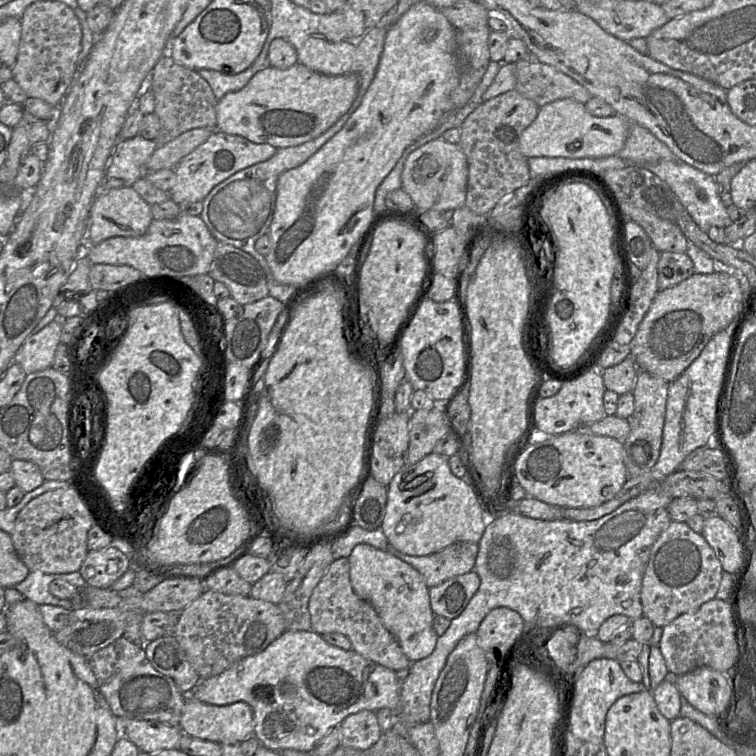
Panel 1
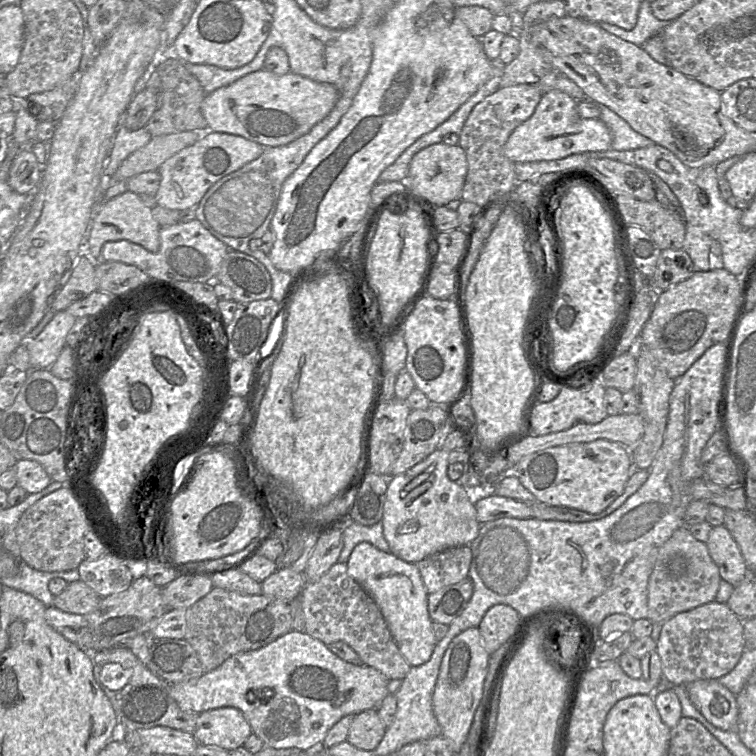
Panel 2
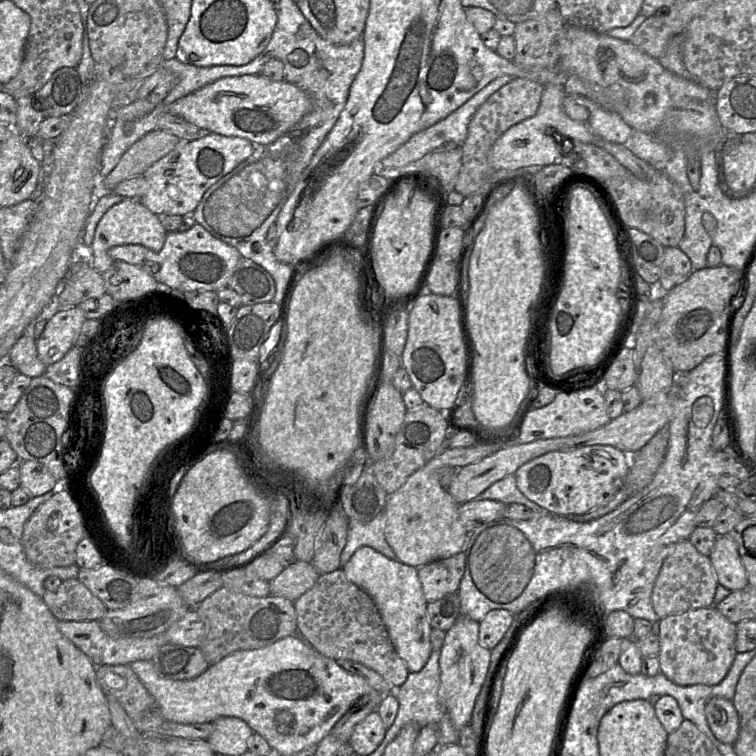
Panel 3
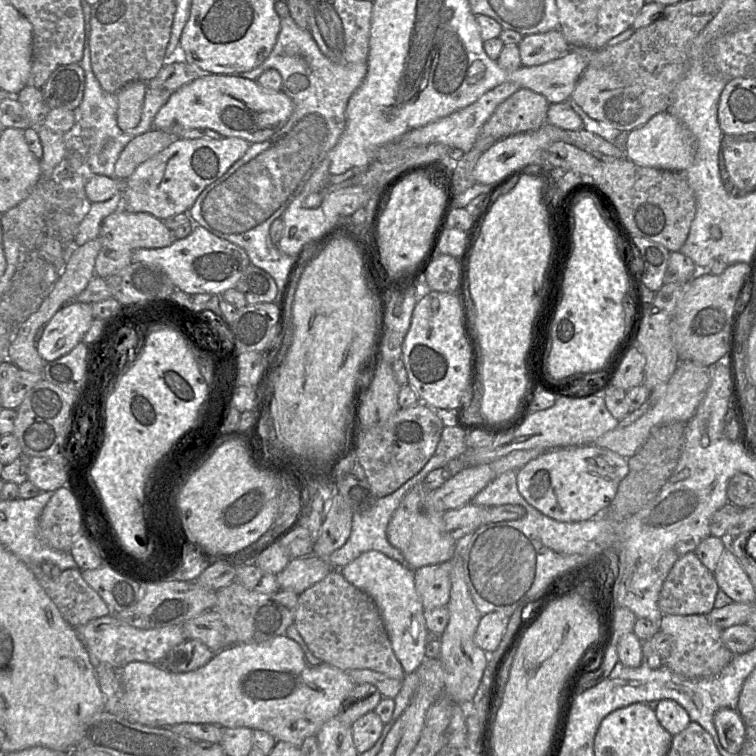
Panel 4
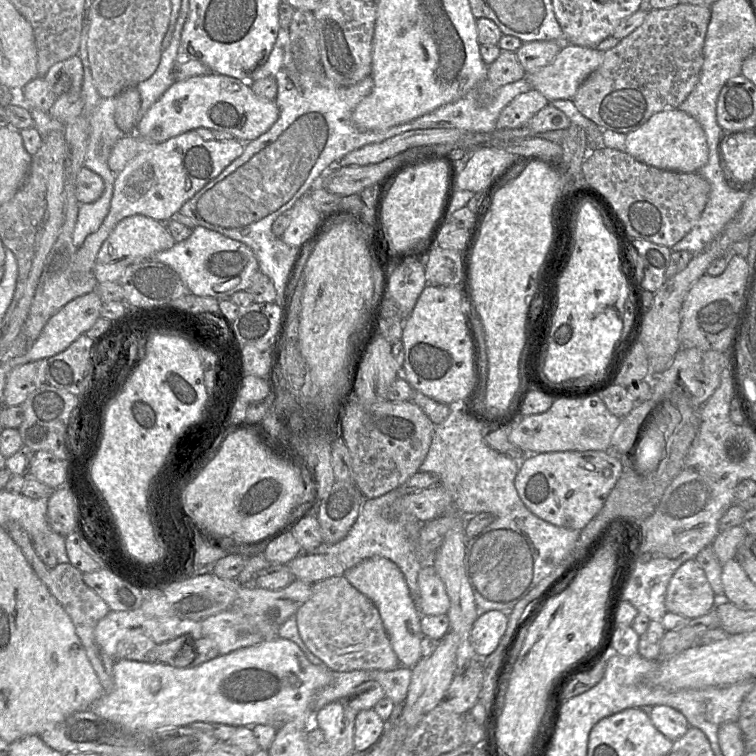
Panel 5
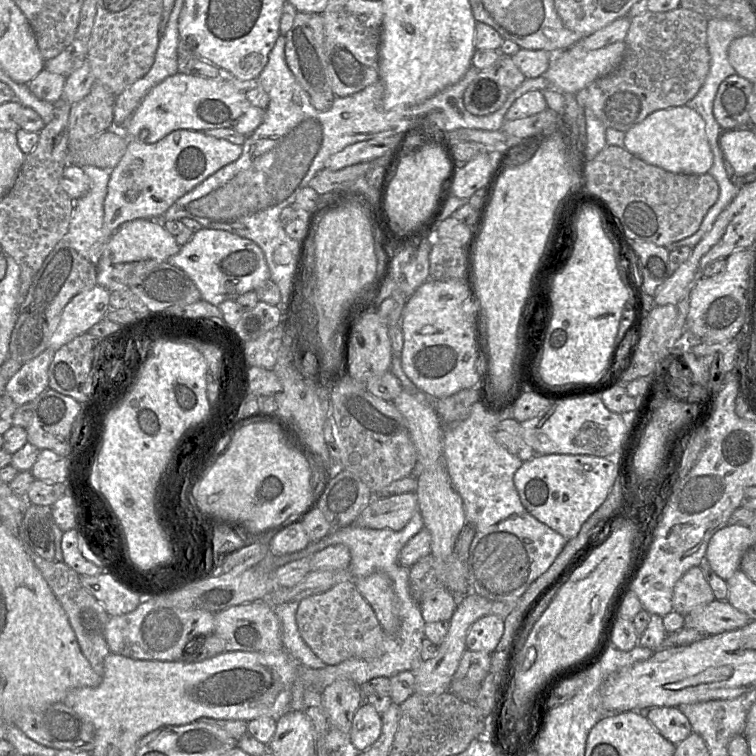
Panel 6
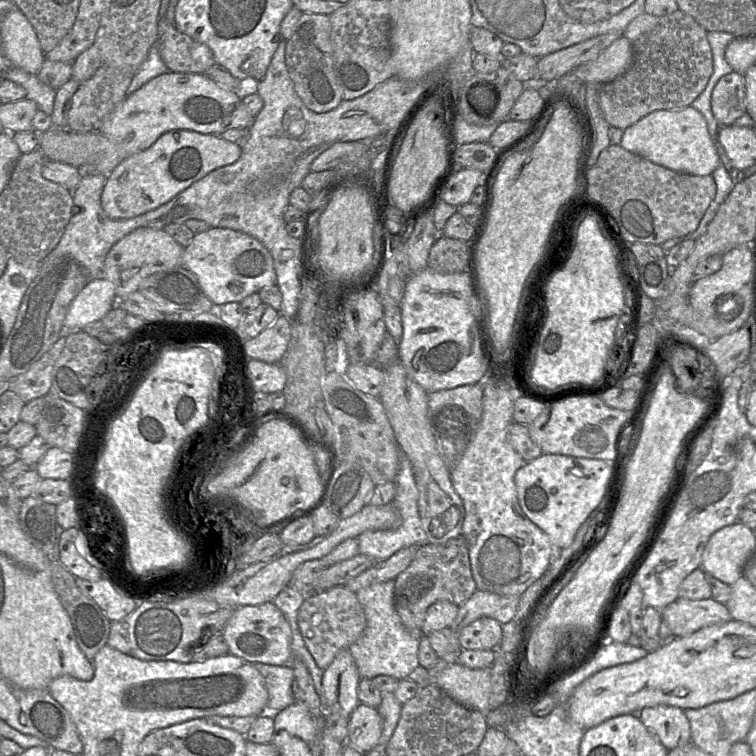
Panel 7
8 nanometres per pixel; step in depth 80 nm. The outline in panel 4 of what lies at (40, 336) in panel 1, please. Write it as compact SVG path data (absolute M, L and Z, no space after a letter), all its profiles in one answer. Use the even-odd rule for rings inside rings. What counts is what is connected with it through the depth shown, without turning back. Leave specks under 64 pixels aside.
M70 301L46 323L36 344L38 354L50 362L71 351L91 326L92 307L89 303Z

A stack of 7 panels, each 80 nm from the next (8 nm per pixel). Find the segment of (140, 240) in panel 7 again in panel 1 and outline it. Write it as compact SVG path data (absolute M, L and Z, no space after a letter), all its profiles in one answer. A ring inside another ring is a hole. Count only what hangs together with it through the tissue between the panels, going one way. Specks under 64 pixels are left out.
M133 187L100 191L96 196L88 218L88 230L93 246L112 237L139 237L144 235L153 221L151 205L146 203Z

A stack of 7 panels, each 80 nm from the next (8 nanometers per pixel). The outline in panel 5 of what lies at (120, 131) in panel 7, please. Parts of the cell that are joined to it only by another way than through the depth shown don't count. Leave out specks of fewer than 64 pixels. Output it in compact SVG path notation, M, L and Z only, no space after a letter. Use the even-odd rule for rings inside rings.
M208 73L174 83L138 121L135 133L158 143L198 128L214 129L250 142L268 131L279 117L274 100L257 97L248 82Z

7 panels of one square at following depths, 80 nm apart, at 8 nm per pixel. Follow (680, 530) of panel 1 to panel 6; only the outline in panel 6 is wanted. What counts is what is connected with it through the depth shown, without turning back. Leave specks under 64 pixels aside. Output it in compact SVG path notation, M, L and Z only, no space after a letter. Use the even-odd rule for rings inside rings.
M699 566L691 567L675 584L673 590L673 611L687 615L698 607L715 599L712 588Z

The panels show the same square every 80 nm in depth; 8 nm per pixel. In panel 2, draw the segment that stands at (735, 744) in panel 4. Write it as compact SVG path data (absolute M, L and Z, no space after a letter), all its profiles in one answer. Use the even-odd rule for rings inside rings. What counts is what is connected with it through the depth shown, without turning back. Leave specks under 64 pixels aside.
M697 680L687 685L678 686L686 686L691 702L708 722L724 731L735 730L738 720L738 706L736 696L732 694L725 686L720 684L717 680Z

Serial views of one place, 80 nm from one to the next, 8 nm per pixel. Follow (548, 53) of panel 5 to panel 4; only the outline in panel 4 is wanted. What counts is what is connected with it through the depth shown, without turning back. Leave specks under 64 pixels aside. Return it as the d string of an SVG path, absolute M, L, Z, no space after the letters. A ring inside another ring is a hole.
M560 29L524 36L518 47L521 63L526 67L545 64L571 49Z

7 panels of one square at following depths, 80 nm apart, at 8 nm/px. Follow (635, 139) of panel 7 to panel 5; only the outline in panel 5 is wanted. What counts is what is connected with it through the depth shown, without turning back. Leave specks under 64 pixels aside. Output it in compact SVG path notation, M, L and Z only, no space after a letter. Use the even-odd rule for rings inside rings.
M676 108L660 111L637 130L626 134L626 152L636 160L663 170L699 171L708 162L709 150L701 125L686 112Z

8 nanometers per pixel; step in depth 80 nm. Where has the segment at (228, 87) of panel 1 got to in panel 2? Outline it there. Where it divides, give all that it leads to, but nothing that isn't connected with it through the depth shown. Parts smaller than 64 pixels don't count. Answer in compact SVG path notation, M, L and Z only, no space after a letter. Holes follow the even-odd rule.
M261 47L248 64L236 69L223 69L209 64L192 64L182 61L185 68L194 75L204 91L209 94L218 88L228 86L241 77L264 68L266 47Z

